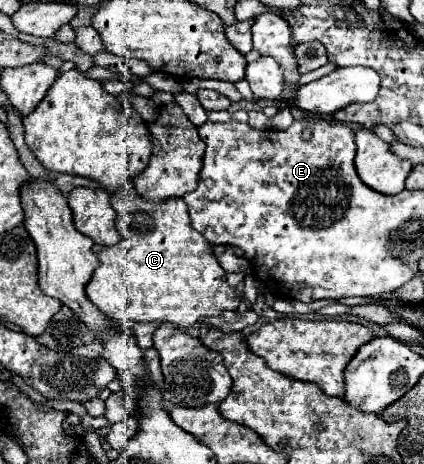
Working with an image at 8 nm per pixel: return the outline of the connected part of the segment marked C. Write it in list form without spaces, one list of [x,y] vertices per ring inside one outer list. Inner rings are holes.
[[[119,188],[111,197],[111,205],[116,211],[116,229],[119,231],[119,244],[101,246],[95,244],[95,254],[101,260],[101,266],[93,272],[85,292],[87,298],[111,320],[117,324],[129,322],[173,322],[181,328],[193,326],[199,318],[219,316],[225,310],[237,310],[241,296],[225,280],[225,270],[219,266],[217,258],[209,250],[211,244],[191,228],[187,214],[187,204],[183,198],[167,198],[157,202],[157,206],[137,192]]]

